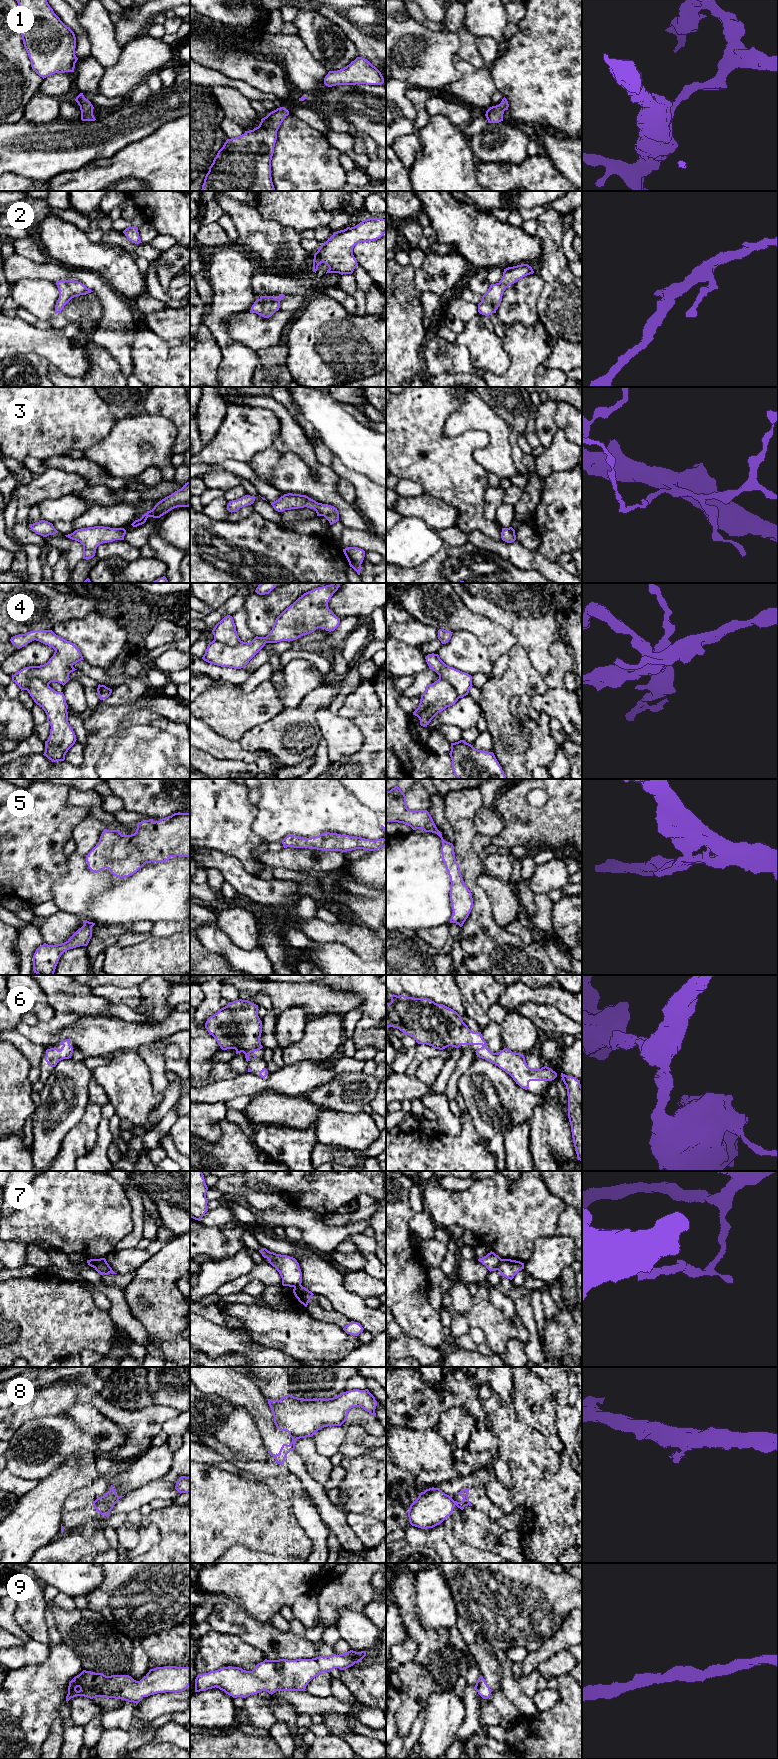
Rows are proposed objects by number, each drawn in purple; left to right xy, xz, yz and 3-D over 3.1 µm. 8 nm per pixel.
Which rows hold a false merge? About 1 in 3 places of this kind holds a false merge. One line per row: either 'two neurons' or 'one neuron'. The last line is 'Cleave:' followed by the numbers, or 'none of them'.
1: one neuron
2: one neuron
3: one neuron
4: two neurons
5: one neuron
6: one neuron
7: two neurons
8: two neurons
9: one neuron
Cleave: 4, 7, 8

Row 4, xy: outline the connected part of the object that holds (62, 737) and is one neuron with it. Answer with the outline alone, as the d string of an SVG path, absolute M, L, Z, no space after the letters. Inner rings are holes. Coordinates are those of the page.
M39 679L29 680L27 691L47 715L50 735L45 741L44 756L52 762L64 761L68 750L75 744L76 735L68 722L68 705L63 692L57 692Z

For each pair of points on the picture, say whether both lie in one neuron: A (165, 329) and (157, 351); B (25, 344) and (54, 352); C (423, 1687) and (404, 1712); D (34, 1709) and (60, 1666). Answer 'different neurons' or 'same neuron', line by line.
A: different neurons
B: same neuron
C: same neuron
D: same neuron

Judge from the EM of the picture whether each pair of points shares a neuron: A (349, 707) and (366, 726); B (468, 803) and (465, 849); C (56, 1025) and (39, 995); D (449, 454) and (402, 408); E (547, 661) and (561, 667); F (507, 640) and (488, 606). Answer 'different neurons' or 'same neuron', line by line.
A: different neurons
B: same neuron
C: different neurons
D: same neuron
E: different neurons
F: different neurons

